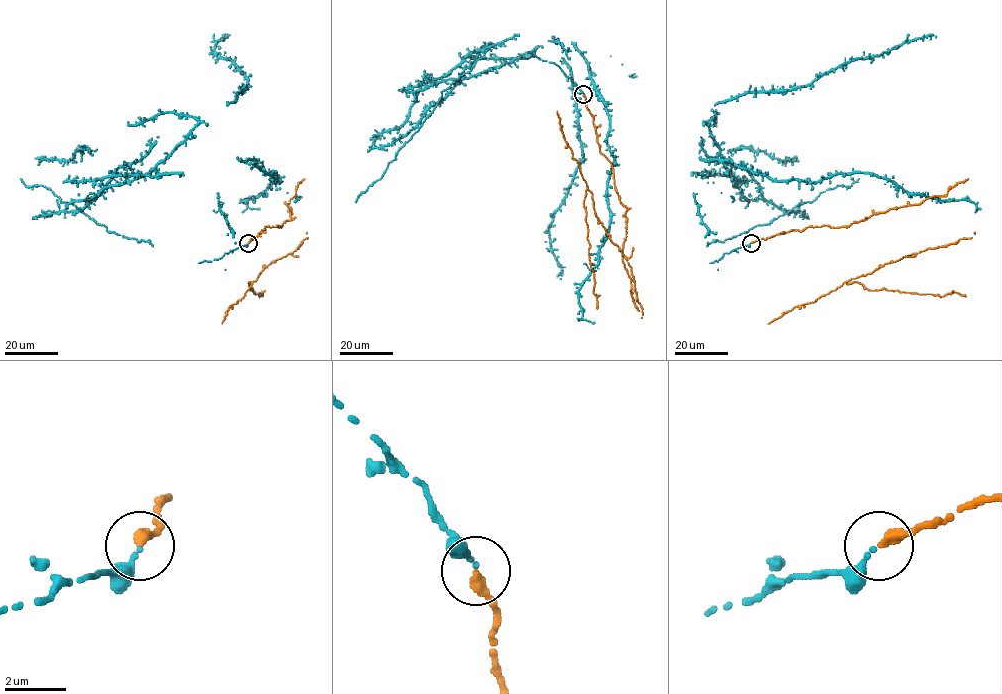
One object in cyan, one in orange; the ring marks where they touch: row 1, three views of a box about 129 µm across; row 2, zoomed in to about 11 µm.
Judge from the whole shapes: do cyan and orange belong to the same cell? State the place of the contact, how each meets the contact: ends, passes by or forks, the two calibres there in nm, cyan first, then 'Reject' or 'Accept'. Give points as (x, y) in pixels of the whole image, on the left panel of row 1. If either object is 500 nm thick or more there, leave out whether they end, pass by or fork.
Place: (248, 243). At the ring cyan ends. At the ring orange ends. Thickness 190 nm (cyan) against 320 nm. Accept

